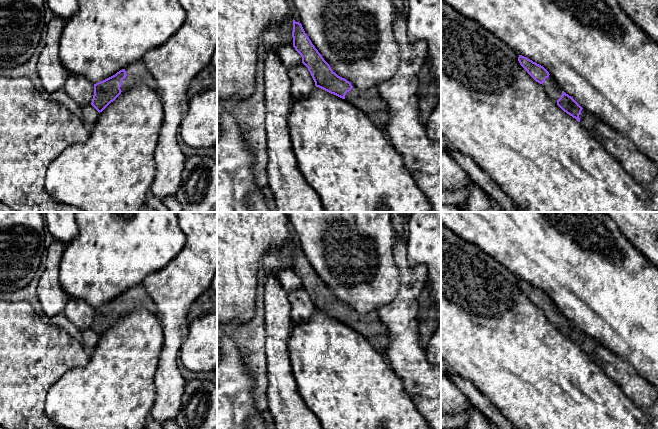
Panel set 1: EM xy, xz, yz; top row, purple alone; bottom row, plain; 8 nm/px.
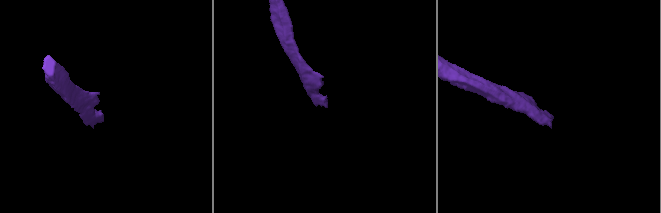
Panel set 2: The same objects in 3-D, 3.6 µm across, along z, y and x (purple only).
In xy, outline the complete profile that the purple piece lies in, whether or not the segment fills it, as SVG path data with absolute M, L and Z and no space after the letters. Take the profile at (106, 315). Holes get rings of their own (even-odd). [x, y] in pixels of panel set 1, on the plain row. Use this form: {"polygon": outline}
{"polygon": "M143 284L136 285L115 299L94 308L94 319L91 329L100 337L113 326L122 315L128 314L138 308L144 308L159 315L156 304Z"}

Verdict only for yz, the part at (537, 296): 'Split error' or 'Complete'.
Split error

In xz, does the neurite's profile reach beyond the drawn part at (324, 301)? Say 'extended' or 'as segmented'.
extended

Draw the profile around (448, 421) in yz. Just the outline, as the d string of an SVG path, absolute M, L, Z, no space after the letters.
M463 410L457 414L441 413L441 428L443 429L464 429L469 421L469 414Z

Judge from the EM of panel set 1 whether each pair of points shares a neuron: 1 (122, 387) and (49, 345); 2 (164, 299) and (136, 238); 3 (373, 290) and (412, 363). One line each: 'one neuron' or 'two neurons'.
1: two neurons
2: two neurons
3: two neurons

